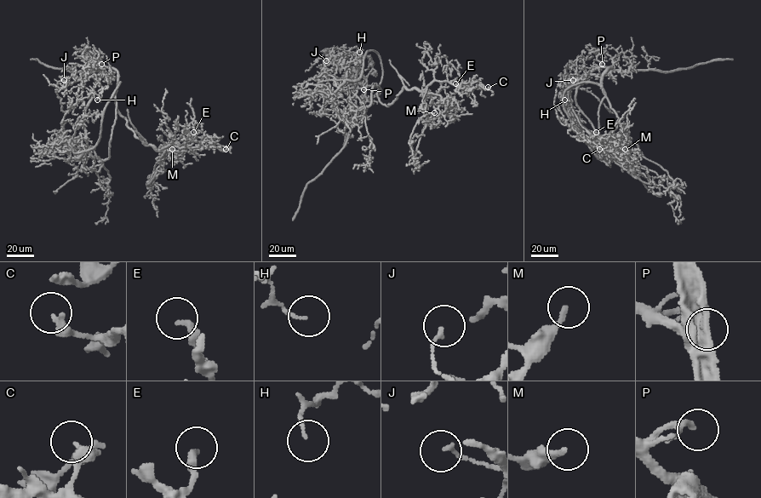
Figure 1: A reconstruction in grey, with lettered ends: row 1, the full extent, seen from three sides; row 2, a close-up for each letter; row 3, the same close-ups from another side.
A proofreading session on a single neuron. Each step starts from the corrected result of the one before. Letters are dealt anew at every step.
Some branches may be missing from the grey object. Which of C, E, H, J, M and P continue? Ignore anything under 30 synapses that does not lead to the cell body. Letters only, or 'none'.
none

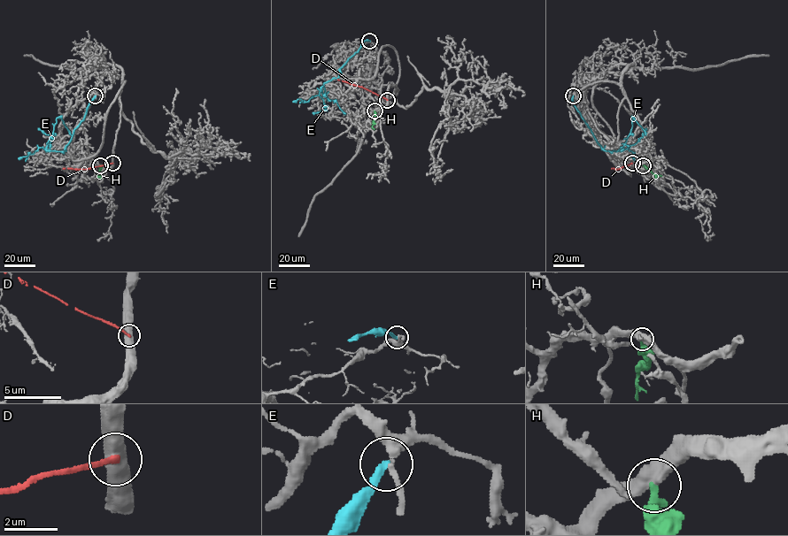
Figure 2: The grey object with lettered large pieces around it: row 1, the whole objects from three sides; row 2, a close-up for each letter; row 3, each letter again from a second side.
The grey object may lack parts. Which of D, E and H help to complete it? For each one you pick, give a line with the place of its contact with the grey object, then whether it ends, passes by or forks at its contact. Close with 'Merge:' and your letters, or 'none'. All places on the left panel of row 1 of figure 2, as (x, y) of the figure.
Merge: none

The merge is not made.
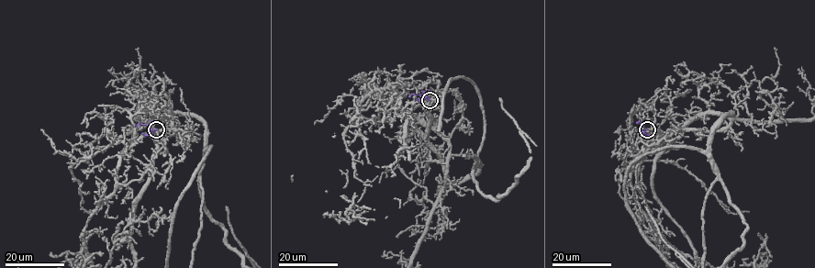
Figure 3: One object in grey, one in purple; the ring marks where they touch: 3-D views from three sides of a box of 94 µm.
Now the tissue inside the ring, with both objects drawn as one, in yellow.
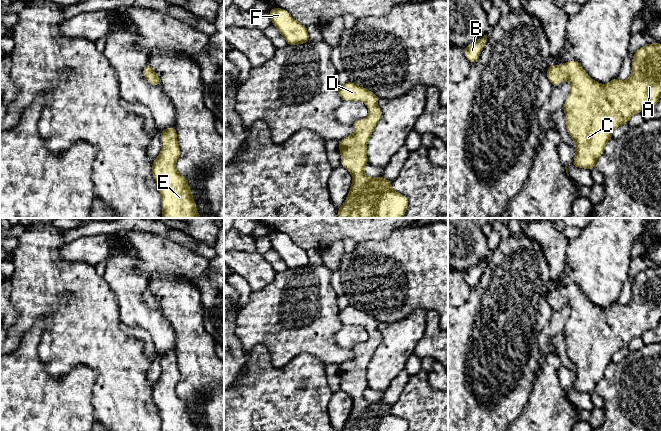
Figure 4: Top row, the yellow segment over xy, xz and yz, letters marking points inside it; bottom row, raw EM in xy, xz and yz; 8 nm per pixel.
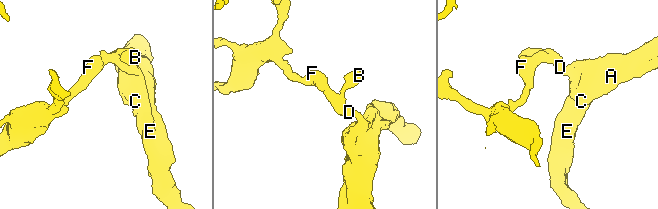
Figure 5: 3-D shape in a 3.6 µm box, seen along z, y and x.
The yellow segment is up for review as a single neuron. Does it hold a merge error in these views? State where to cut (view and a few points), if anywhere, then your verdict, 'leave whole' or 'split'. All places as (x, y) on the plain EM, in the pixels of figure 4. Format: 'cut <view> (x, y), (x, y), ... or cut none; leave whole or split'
cut none; leave whole

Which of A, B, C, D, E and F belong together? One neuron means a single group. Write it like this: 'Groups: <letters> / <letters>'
Groups: A B C D E F

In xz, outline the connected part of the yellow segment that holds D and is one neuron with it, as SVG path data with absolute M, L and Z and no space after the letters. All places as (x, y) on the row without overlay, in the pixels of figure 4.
M351 305L339 310L337 315L342 325L361 325L369 332L367 341L353 346L353 359L339 365L341 389L353 400L348 420L341 431L408 431L408 422L392 413L392 405L382 400L369 402L364 397L368 388L367 367L382 340L377 330L379 322Z

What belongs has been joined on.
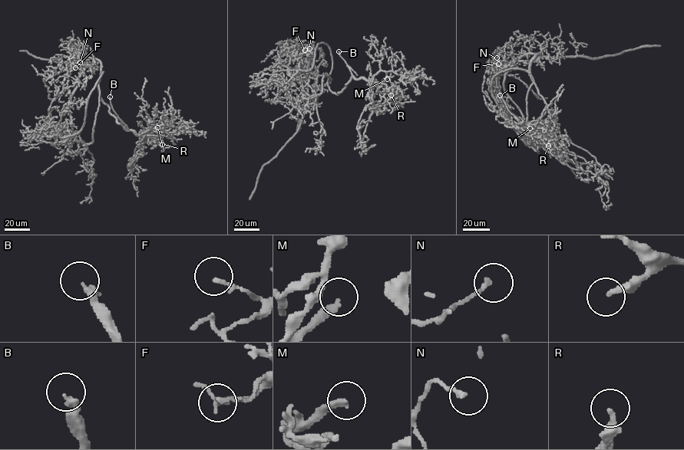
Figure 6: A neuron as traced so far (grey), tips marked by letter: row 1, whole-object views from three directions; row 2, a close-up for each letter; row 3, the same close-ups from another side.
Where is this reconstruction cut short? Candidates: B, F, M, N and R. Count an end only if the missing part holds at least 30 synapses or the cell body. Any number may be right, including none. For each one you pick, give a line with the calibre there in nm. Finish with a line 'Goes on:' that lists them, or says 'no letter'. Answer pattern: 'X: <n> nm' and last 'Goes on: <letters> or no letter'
B: 280 nm
M: 260 nm
R: 260 nm
Goes on: B, M, R

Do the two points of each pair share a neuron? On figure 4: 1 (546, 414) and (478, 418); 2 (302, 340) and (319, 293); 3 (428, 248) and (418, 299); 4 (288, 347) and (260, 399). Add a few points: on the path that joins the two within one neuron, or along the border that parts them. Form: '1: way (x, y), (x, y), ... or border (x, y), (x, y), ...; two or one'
1: border (530, 395), (521, 413), (513, 420); two
2: way (302, 328), (302, 310), (307, 305); one
3: way (428, 261), (418, 272), (418, 286); one
4: border (265, 347), (276, 367), (283, 367), (297, 355); two

